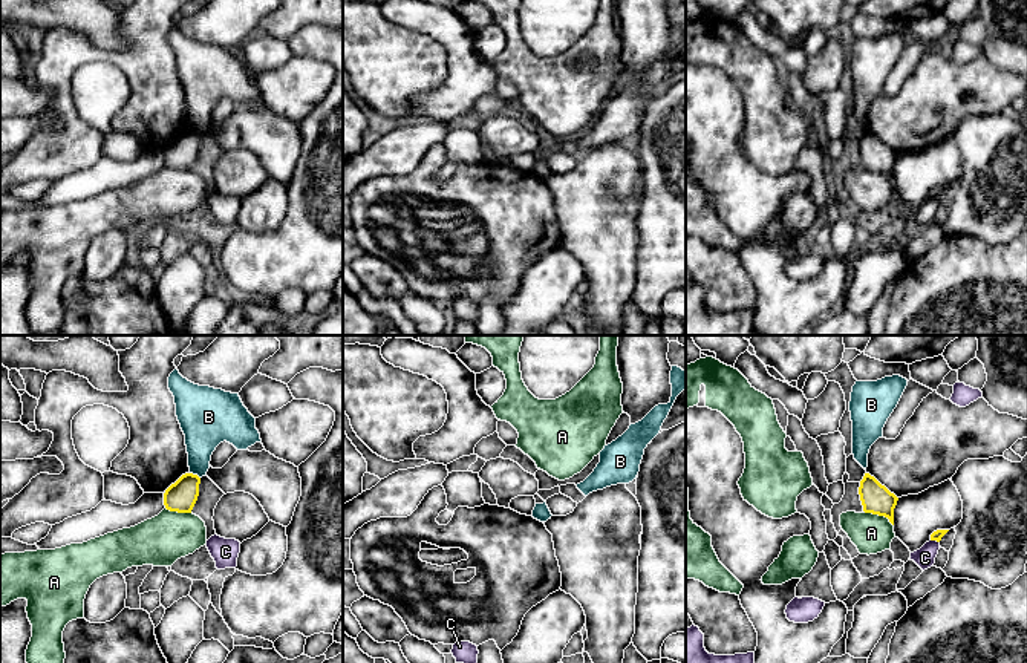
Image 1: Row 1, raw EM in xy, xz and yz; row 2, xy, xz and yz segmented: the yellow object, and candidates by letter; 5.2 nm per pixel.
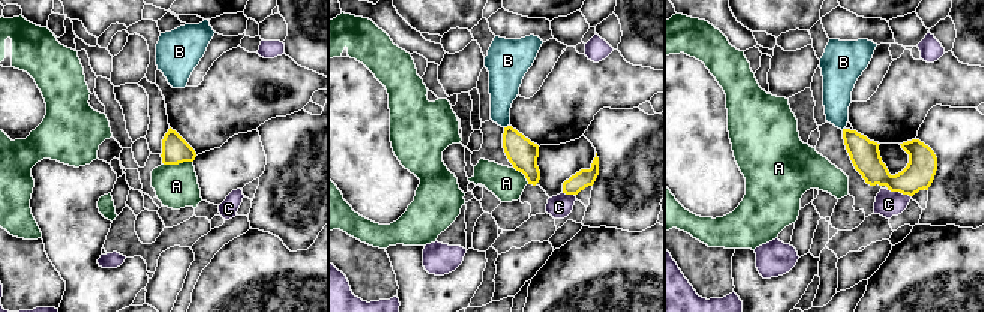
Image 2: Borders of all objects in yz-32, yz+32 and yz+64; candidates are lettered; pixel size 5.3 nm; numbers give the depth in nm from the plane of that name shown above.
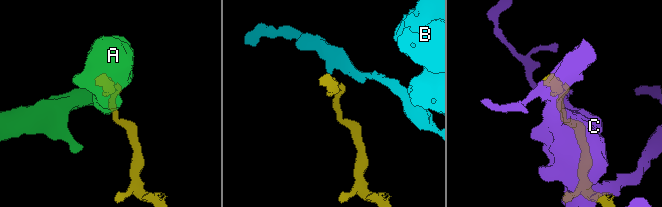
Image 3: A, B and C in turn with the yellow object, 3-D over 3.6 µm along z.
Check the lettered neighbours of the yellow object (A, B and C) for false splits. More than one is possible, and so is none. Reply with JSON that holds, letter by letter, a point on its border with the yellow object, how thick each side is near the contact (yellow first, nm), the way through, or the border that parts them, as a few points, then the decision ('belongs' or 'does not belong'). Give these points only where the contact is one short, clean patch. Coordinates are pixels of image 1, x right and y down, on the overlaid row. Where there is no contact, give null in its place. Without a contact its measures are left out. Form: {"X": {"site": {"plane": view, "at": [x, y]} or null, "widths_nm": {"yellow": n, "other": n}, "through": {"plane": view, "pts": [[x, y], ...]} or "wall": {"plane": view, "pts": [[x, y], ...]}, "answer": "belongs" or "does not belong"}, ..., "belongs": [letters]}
{"A": {"site": {"plane": "yz", "at": [879, 515]}, "widths_nm": {"yellow": 160, "other": 200}, "wall": {"plane": "yz", "pts": [[863, 510], [873, 515], [883, 515], [893, 525]]}, "answer": "does not belong"}, "B": {"site": {"plane": "xy", "at": [195, 475]}, "widths_nm": {"yellow": 160, "other": 220}, "wall": {"plane": "xy", "pts": [[190, 472], [199, 478]]}, "answer": "does not belong"}, "C": {"site": {"plane": "yz", "at": [935, 539]}, "widths_nm": {"yellow": 50, "other": 110}, "wall": {"plane": "yz", "pts": [[931, 539], [938, 542]]}, "answer": "does not belong"}, "belongs": []}

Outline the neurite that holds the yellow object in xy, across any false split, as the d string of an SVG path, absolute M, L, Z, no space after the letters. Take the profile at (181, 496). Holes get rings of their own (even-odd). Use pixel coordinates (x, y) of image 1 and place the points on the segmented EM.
M193 473L182 475L164 493L164 505L170 511L191 513L199 496L201 478Z

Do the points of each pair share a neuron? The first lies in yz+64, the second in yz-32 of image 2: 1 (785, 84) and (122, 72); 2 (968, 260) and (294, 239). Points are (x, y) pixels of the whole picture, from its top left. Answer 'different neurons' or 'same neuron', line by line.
1: same neuron
2: different neurons

